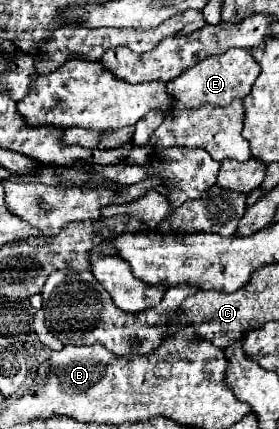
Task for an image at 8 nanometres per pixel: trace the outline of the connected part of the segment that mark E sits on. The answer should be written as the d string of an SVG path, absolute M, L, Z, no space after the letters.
M229 49L223 55L215 55L209 59L203 59L197 63L197 67L191 67L185 71L185 75L179 75L167 85L167 91L171 99L175 101L177 109L199 109L203 105L229 105L233 99L243 99L249 95L255 79L259 77L259 63L253 59L251 51L241 49Z

